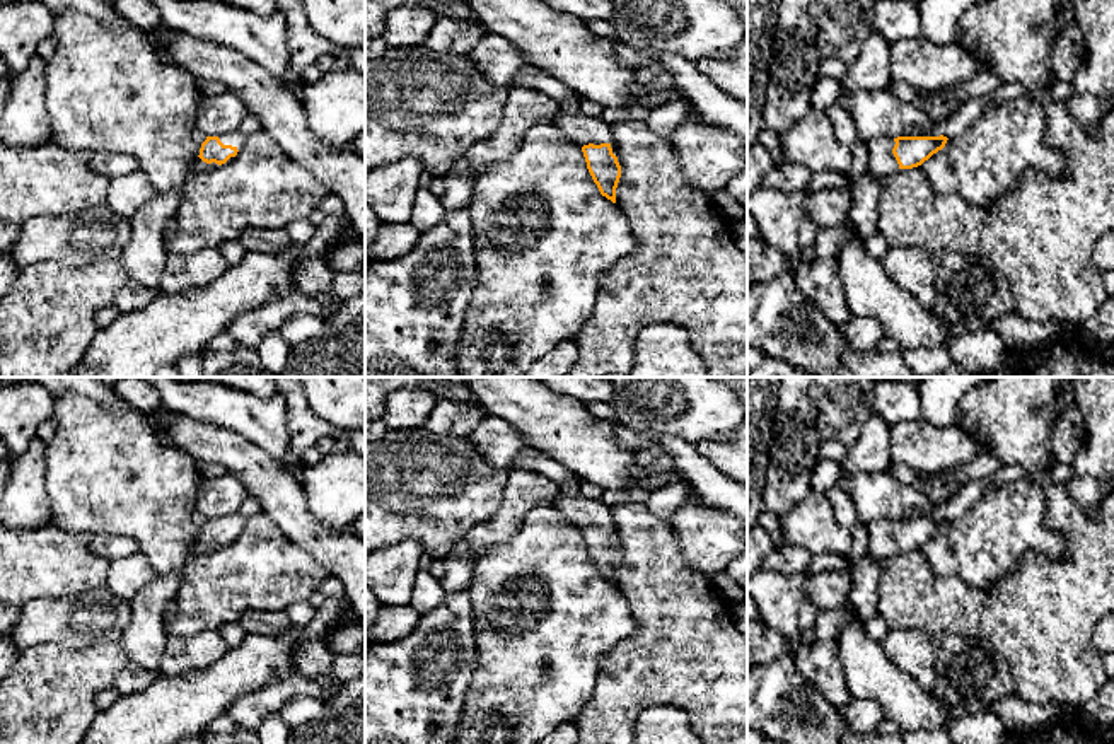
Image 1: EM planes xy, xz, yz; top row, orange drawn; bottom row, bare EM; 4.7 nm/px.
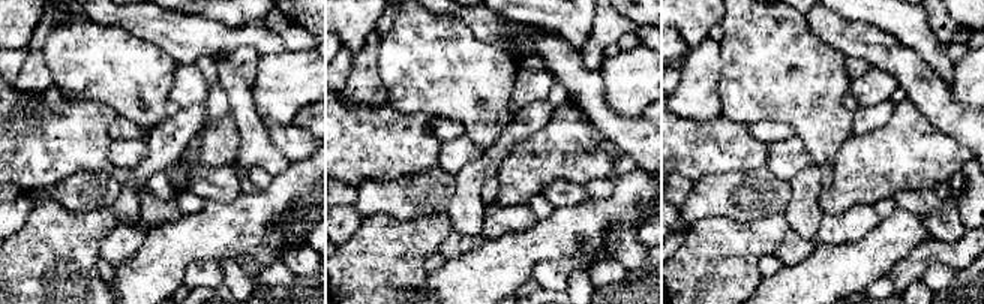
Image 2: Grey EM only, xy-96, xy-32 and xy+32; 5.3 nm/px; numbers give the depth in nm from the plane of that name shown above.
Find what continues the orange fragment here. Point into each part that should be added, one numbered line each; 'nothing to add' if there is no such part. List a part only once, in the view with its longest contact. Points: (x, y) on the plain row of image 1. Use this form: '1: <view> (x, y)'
1: yz (882, 545)

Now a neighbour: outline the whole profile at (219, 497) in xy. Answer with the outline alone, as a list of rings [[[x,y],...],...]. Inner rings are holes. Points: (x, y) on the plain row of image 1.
[[[218,476],[215,480],[200,483],[194,509],[206,519],[235,515],[239,514],[241,503],[247,495],[247,490],[239,480]]]

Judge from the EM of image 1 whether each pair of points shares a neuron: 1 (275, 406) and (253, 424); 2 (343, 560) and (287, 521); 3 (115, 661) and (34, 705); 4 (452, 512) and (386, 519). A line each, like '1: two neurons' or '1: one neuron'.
1: one neuron
2: one neuron
3: one neuron
4: one neuron

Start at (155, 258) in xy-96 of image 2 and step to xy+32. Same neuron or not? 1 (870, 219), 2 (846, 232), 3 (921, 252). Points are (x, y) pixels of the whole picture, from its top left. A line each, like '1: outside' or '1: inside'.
1: outside
2: outside
3: outside

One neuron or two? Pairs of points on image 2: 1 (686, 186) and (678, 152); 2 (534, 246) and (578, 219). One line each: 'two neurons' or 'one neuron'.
1: two neurons
2: one neuron

